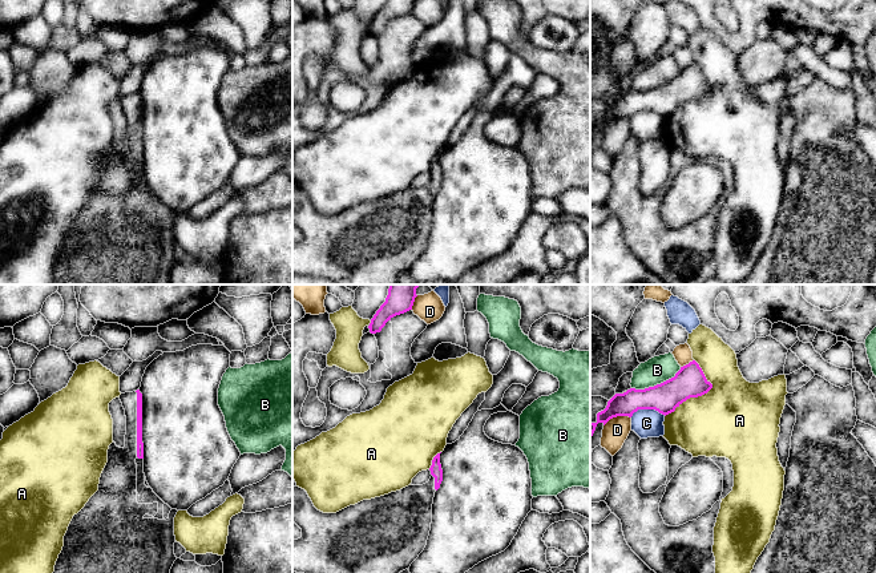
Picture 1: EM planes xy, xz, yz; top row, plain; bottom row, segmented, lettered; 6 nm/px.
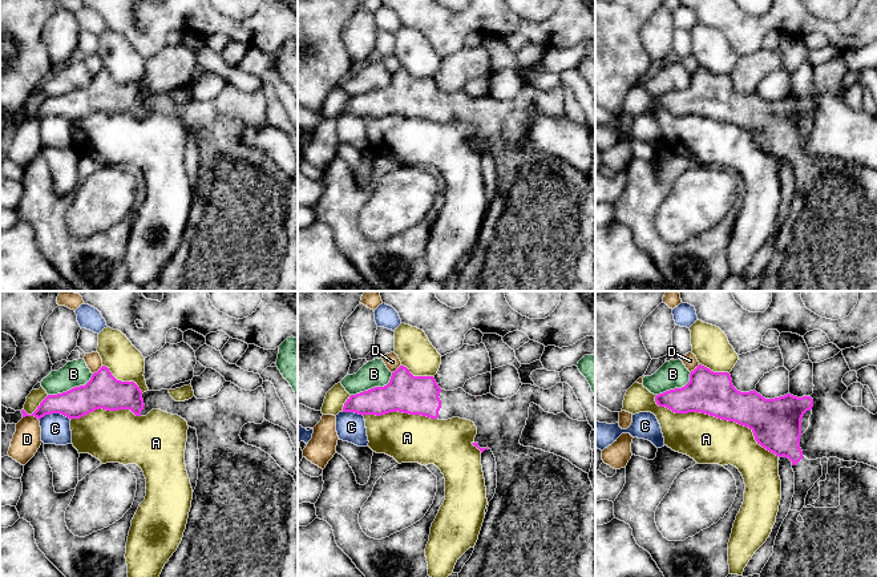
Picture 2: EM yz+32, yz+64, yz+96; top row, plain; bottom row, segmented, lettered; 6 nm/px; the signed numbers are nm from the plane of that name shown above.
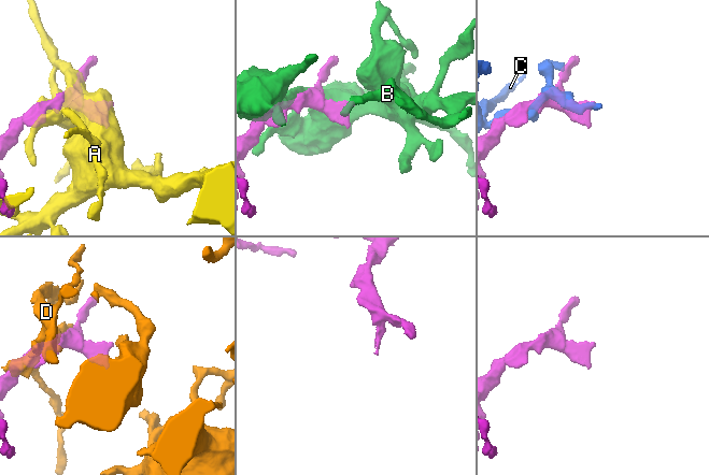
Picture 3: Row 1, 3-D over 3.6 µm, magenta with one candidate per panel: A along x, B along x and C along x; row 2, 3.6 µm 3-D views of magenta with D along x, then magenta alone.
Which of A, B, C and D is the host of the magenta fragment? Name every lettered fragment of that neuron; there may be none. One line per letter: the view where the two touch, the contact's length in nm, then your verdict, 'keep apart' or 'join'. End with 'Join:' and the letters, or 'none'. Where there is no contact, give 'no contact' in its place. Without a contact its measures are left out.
A: yz | 400 nm | keep apart
B: yz | 340 nm | keep apart
C: yz | 220 nm | keep apart
D: yz | 180 nm | keep apart
Join: none

